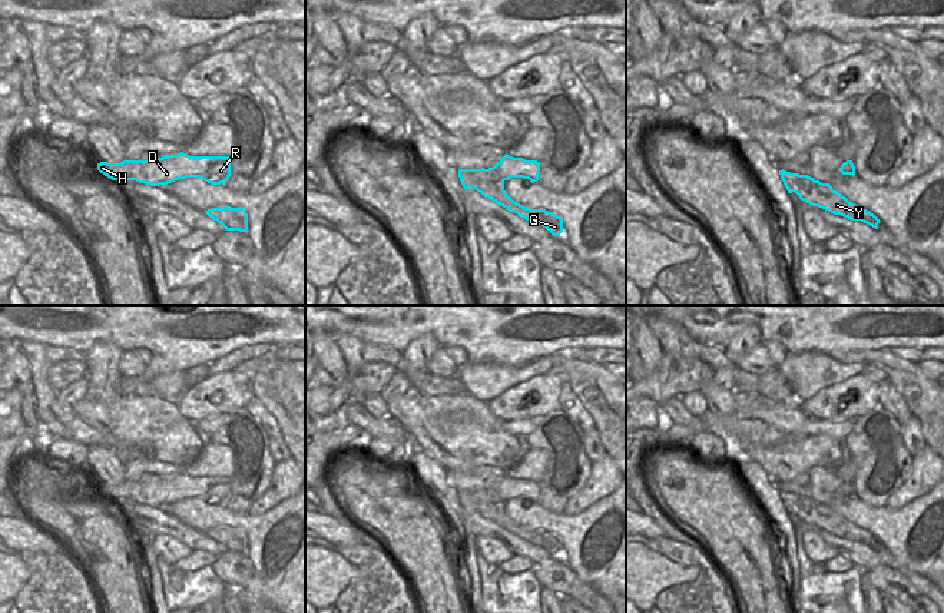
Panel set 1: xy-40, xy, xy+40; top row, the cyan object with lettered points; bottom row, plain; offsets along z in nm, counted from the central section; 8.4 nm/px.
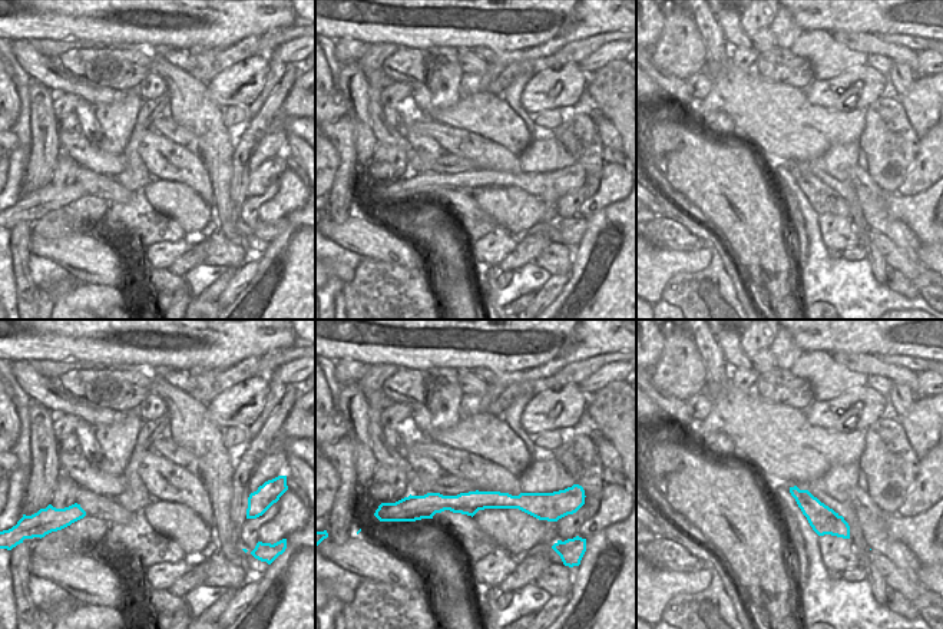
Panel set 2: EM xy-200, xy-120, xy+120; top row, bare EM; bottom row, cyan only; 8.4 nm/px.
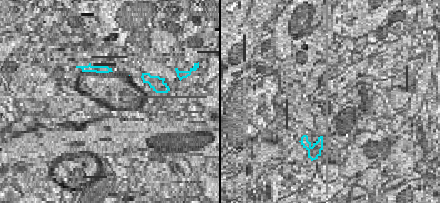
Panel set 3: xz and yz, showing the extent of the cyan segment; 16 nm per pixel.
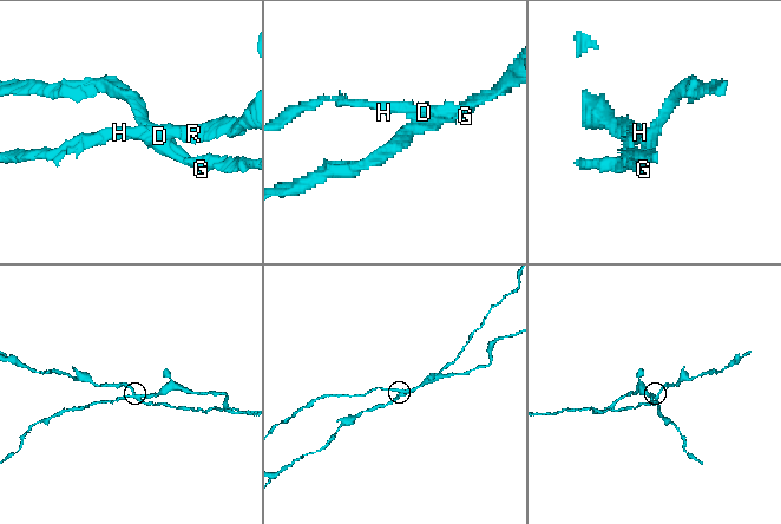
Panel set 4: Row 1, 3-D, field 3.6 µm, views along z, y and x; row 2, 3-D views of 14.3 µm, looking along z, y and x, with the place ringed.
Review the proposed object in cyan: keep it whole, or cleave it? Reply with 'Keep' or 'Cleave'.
Cleave

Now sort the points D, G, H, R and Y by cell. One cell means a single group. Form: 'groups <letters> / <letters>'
groups D H R / G Y

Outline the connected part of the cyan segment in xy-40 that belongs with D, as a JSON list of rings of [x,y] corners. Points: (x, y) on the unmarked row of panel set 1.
[[[183,473],[156,481],[123,481],[97,484],[97,491],[112,501],[136,501],[159,507],[179,500],[199,498],[211,506],[225,504],[231,497],[231,477],[189,477]]]

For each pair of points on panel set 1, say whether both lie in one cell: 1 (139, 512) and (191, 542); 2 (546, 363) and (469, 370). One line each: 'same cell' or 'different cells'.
1: same cell
2: same cell

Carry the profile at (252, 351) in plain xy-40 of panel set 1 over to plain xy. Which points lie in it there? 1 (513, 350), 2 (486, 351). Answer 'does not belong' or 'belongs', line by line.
1: does not belong
2: does not belong

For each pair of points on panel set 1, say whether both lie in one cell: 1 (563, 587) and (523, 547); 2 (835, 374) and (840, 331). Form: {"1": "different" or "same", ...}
{"1": "different", "2": "different"}

